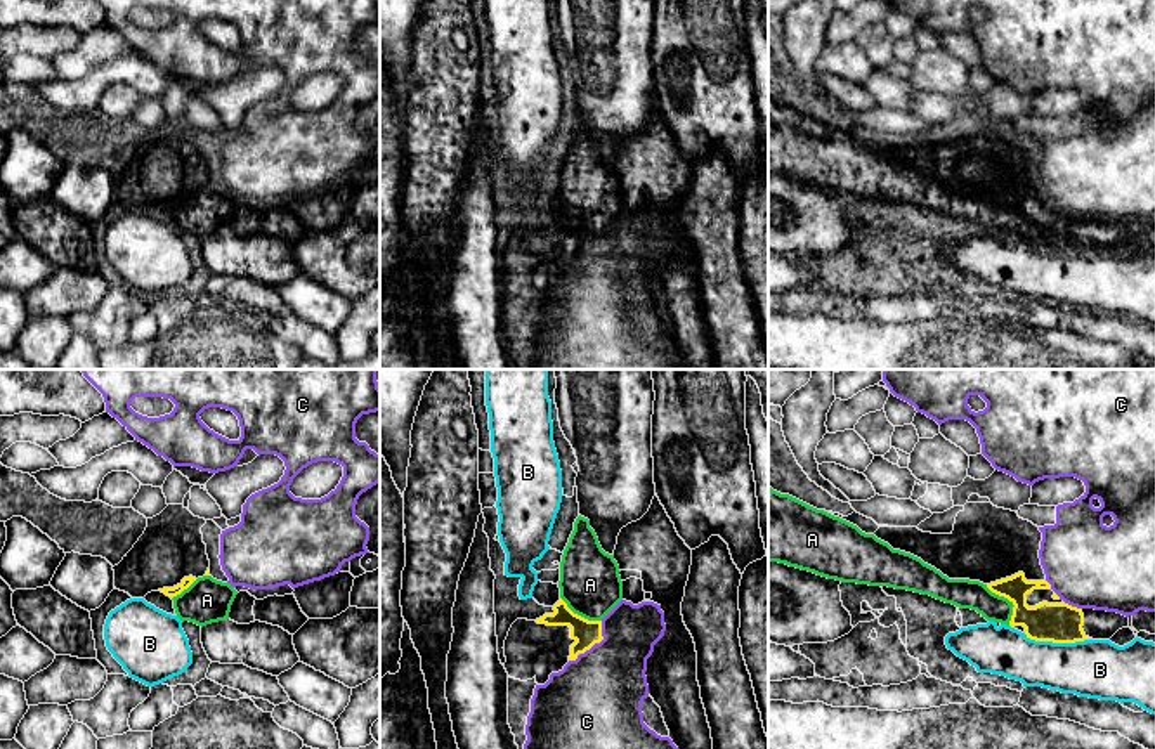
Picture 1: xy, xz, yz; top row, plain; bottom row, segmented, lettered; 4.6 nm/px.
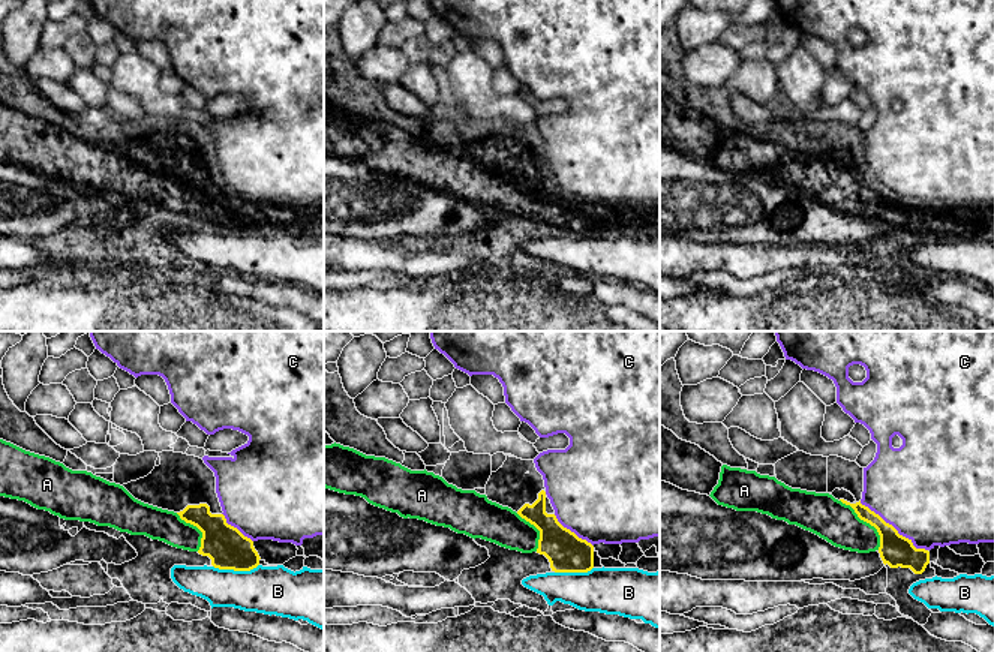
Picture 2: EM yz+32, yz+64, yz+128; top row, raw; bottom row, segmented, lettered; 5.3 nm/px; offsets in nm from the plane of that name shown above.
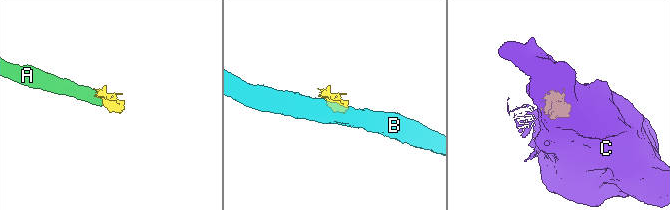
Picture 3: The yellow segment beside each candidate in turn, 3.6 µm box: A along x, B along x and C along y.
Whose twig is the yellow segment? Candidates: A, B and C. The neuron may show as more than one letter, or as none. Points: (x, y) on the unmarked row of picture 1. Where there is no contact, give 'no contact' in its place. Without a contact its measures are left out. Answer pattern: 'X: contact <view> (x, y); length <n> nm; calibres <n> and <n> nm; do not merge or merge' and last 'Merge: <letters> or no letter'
A: contact yz (1010, 212); length 220 nm; calibres 190 and 140 nm; merge
B: contact yz (1055, 254); length 300 nm; calibres 190 and 280 nm; do not merge
C: contact xz (593, 255); length 240 nm; calibres 120 and 400 nm; do not merge
Merge: A

